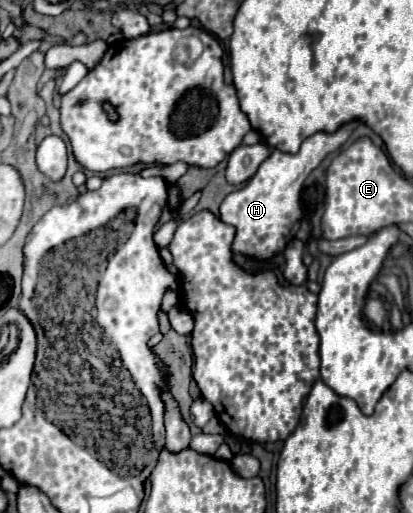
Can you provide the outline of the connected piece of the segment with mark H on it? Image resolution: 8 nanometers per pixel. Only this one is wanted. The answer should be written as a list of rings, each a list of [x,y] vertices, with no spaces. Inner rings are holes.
[[[357,122],[339,128],[335,134],[313,134],[303,142],[297,154],[271,150],[269,158],[251,176],[251,182],[243,184],[239,190],[225,196],[225,200],[219,206],[219,218],[221,222],[235,228],[235,240],[231,244],[233,254],[245,254],[253,260],[271,260],[273,256],[285,250],[285,246],[293,240],[301,226],[303,212],[299,196],[305,178],[313,168],[317,168],[323,162],[327,154],[335,152],[349,138],[355,126]]]

